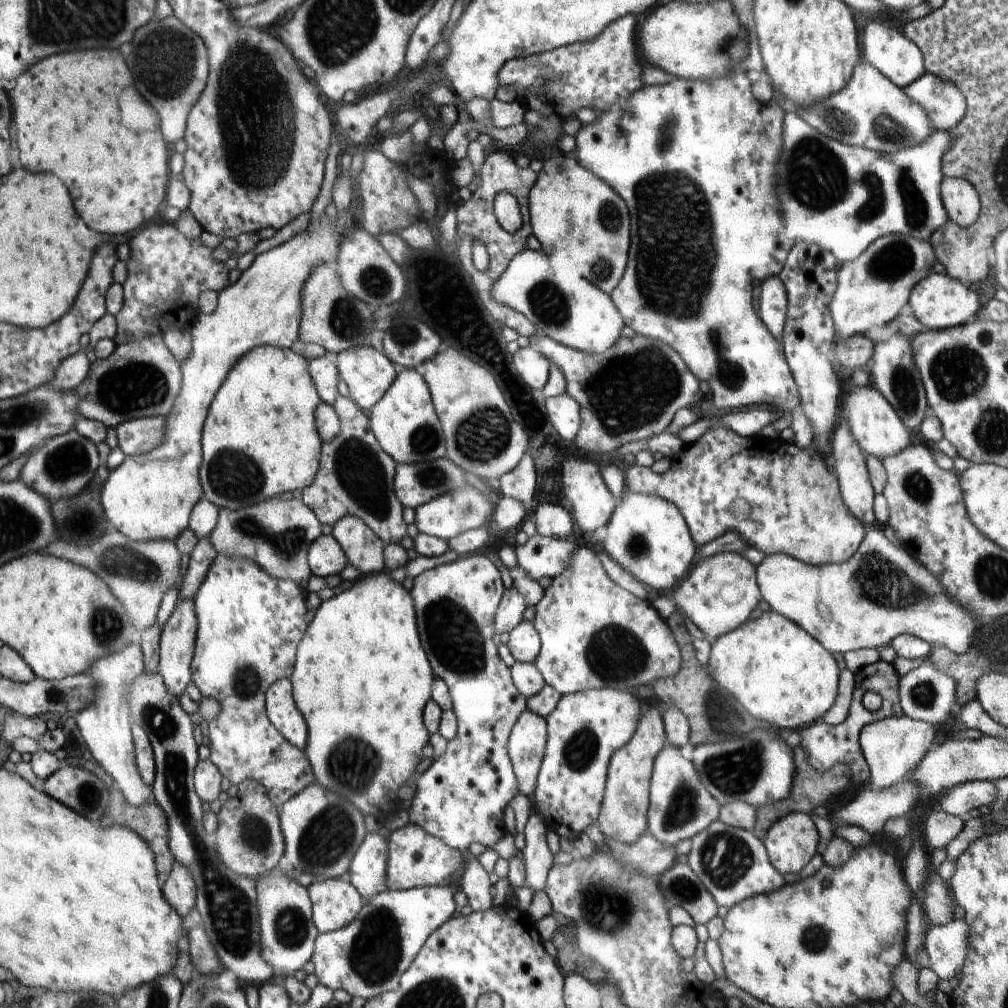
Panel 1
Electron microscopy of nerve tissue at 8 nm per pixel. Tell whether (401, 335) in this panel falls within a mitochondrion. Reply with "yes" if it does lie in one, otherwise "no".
yes

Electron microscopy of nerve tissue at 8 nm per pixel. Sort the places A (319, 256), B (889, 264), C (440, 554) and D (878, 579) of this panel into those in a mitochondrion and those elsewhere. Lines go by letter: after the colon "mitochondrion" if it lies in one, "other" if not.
A: other
B: mitochondrion
C: other
D: mitochondrion

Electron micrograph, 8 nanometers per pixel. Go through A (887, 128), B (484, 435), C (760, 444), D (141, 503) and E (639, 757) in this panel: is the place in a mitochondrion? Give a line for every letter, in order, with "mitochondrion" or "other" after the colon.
A: mitochondrion
B: mitochondrion
C: other
D: other
E: other

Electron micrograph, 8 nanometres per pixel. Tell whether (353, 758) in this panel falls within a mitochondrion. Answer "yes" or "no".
yes

